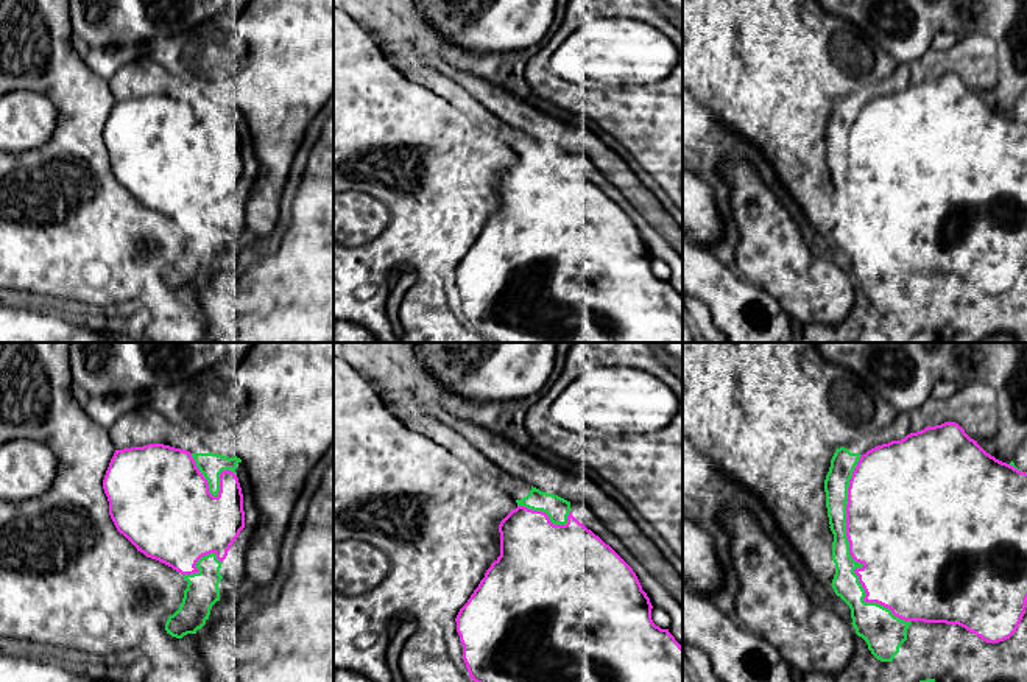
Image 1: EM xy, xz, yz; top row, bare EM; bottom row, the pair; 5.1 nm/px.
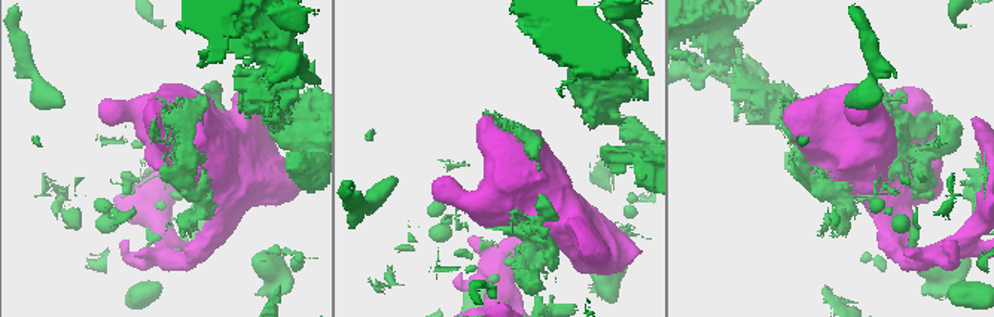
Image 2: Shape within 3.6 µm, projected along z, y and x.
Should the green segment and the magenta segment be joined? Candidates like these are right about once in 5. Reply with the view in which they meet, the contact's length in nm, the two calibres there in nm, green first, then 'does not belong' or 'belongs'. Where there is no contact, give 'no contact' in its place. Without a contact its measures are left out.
meets green in yz; contact 900 nm long; 140 nm thick on the green side, 460 nm on the other; does not belong

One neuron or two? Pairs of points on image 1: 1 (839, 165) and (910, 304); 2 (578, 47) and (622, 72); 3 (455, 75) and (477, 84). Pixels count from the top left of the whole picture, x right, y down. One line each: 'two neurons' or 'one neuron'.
1: one neuron
2: one neuron
3: one neuron

